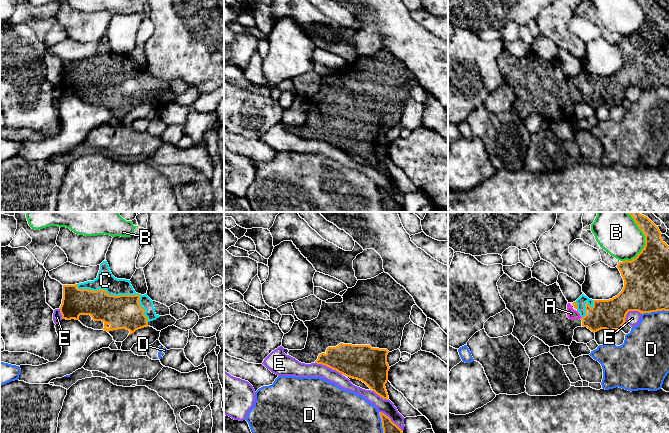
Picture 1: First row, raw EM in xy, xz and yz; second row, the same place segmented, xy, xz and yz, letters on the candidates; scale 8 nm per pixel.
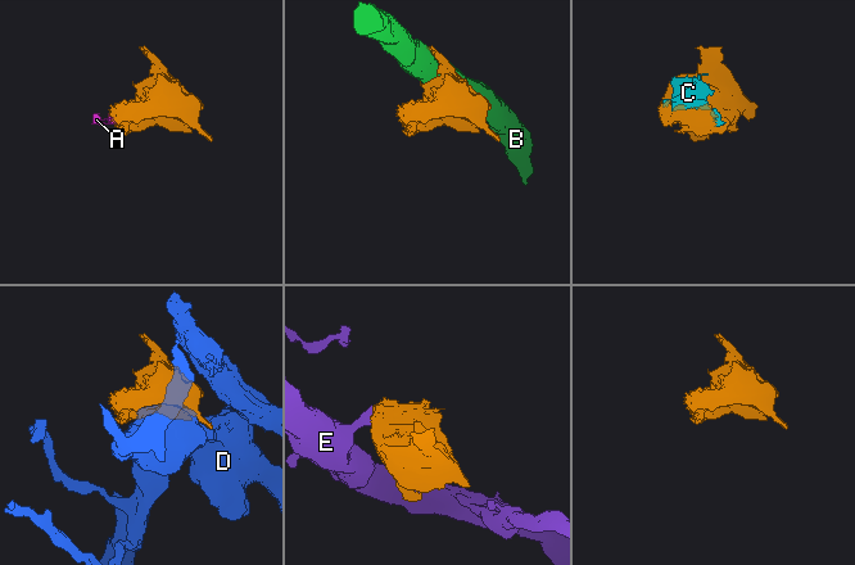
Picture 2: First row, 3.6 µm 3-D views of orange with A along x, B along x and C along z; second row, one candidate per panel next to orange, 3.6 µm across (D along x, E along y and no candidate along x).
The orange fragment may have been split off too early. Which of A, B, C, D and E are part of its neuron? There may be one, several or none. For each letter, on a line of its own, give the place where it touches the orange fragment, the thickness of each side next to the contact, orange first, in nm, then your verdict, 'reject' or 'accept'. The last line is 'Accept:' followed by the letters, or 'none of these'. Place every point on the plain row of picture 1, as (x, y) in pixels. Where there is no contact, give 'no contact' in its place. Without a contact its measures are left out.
A: yz (578, 88) | 20/80 nm | accept
B: yz (644, 23) | 360/280 nm | reject
C: xy (120, 71) | 280/150 nm | accept
D: yz (655, 87) | 360/320 nm | reject
E: xz (328, 142) | 280/120 nm | reject
Accept: A, C

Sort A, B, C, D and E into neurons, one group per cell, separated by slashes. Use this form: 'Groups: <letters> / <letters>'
Groups: A C / B / D / E

